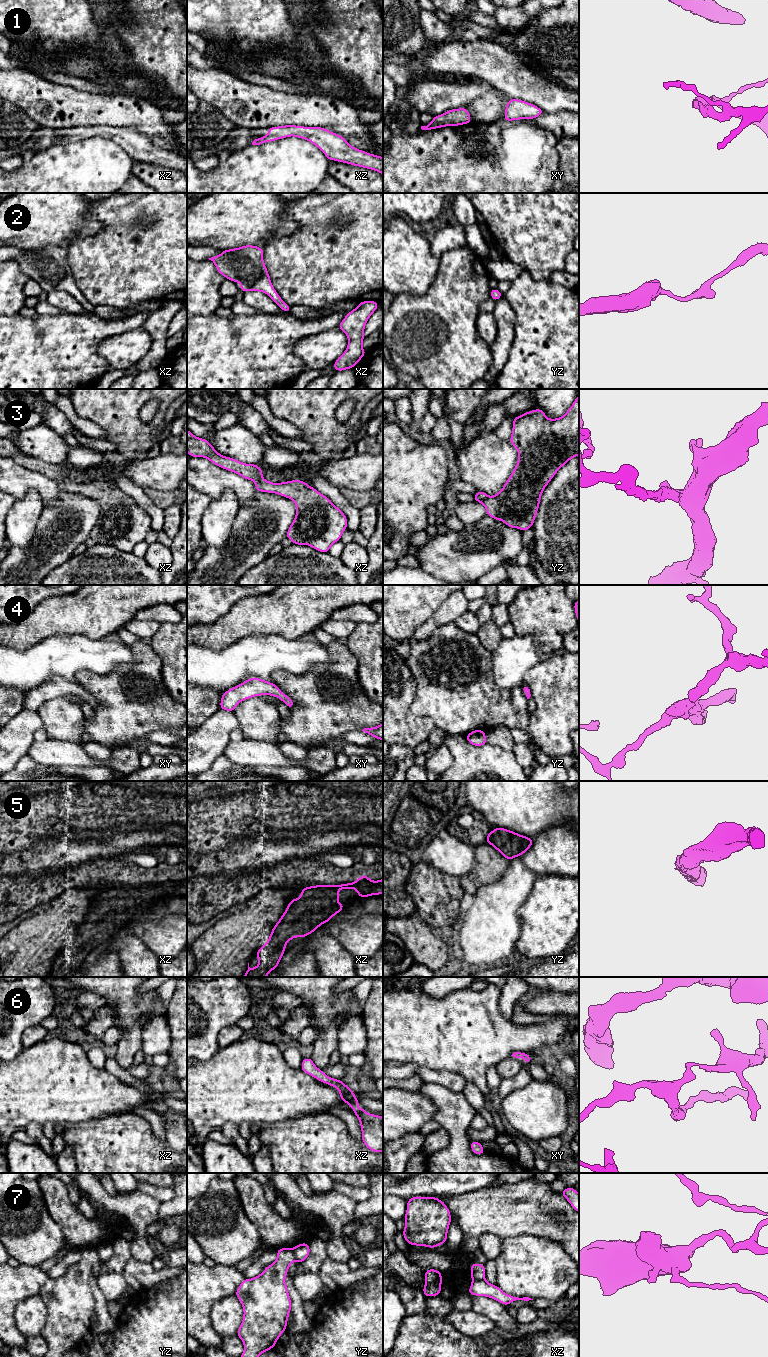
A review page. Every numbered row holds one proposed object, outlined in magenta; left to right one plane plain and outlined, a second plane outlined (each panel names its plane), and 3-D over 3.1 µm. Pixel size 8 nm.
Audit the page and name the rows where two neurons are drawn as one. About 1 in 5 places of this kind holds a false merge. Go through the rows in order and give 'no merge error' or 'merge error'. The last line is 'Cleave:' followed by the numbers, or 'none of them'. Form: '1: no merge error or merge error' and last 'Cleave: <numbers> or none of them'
1: no merge error
2: no merge error
3: no merge error
4: no merge error
5: no merge error
6: no merge error
7: merge error
Cleave: 7

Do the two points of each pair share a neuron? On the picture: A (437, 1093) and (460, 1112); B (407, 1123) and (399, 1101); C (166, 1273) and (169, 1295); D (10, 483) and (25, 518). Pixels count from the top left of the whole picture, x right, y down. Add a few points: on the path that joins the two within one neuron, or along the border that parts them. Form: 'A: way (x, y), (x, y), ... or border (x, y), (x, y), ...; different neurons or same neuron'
A: way (443, 1099), (454, 1110); same neuron
B: way (407, 1118), (400, 1106); same neuron
C: border (176, 1275), (145, 1288); different neurons
D: border (16, 499), (29, 490), (35, 490), (41, 499); different neurons

